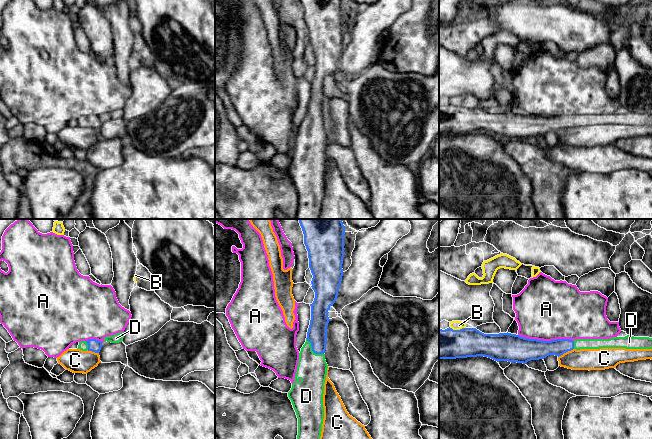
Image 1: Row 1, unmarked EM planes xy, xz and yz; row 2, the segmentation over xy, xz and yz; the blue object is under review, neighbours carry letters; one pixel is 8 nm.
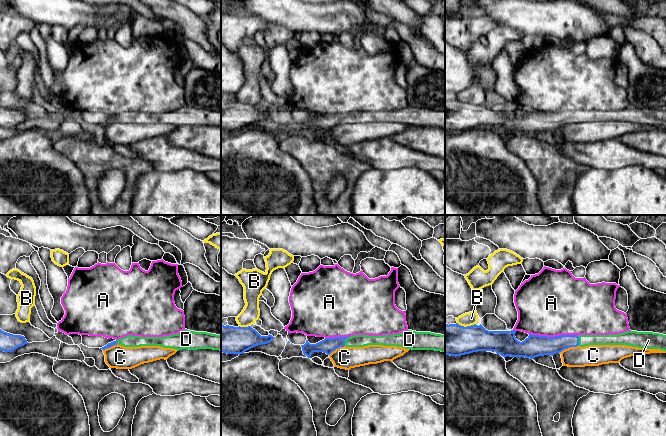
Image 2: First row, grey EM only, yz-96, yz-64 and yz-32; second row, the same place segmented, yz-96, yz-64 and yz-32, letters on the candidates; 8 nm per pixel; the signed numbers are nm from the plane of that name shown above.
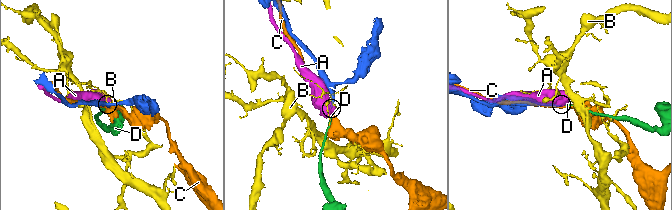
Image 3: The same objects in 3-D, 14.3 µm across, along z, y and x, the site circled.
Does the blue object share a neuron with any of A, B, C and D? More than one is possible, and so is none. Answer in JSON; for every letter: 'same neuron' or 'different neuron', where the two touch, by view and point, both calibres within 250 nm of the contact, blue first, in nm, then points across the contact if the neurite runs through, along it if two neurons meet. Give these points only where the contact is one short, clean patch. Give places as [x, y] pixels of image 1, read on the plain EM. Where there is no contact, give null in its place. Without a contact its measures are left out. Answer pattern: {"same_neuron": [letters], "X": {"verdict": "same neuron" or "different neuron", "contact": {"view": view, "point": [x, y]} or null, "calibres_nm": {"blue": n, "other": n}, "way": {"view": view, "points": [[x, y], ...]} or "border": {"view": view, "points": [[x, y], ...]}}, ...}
{"same_neuron": ["D"], "A": {"verdict": "different neuron", "contact": {"view": "yz", "point": [546, 117]}, "calibres_nm": {"blue": 220, "other": 480}}, "B": {"verdict": "different neuron", "contact": {"view": "yz", "point": [457, 106]}, "calibres_nm": {"blue": 240, "other": 80}, "border": {"view": "yz", "points": [[449, 103], [453, 105], [465, 104]]}}, "C": {"verdict": "different neuron", "contact": {"view": "yz", "point": [565, 128]}, "calibres_nm": {"blue": 170, "other": 180}, "border": {"view": "yz", "points": [[573, 124], [558, 133]]}}, "D": {"verdict": "same neuron", "contact": {"view": "xz", "point": [312, 126]}, "calibres_nm": {"blue": 160, "other": 240}, "way": {"view": "xz", "points": [[317, 108], [315, 122], [312, 126], [312, 144]]}}}

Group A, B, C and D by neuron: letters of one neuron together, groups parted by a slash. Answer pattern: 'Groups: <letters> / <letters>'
Groups: A / B / C / D

